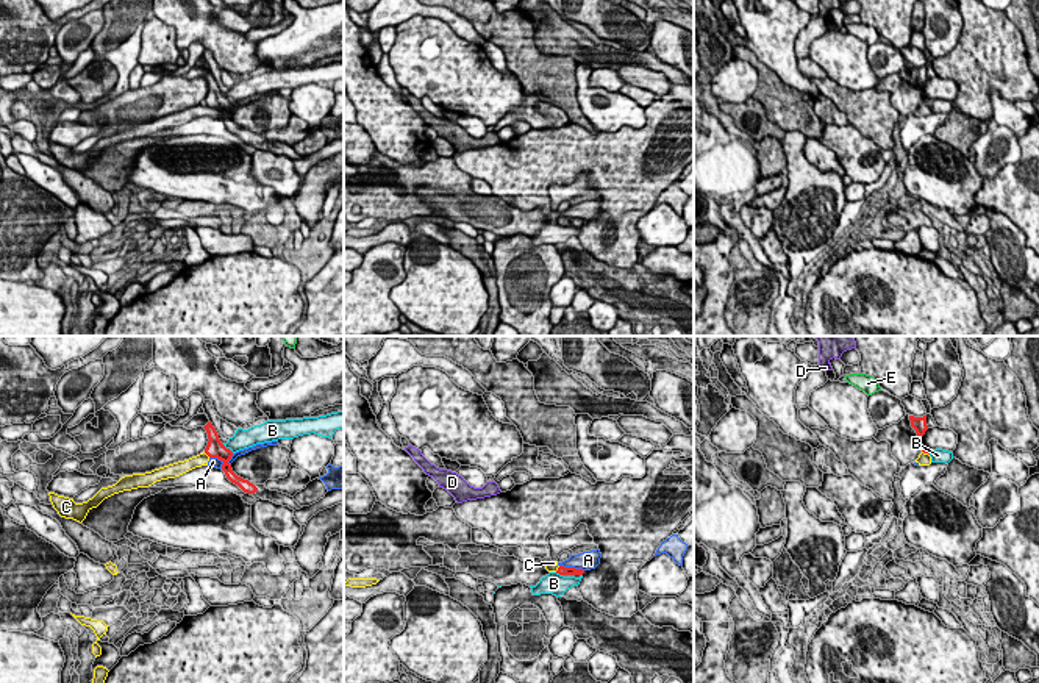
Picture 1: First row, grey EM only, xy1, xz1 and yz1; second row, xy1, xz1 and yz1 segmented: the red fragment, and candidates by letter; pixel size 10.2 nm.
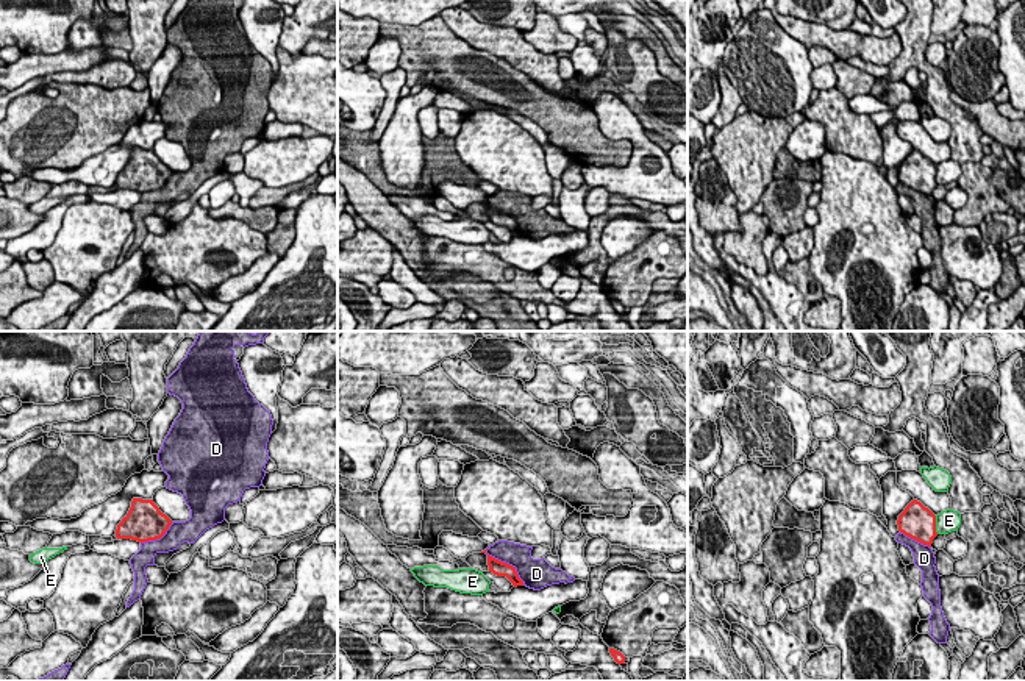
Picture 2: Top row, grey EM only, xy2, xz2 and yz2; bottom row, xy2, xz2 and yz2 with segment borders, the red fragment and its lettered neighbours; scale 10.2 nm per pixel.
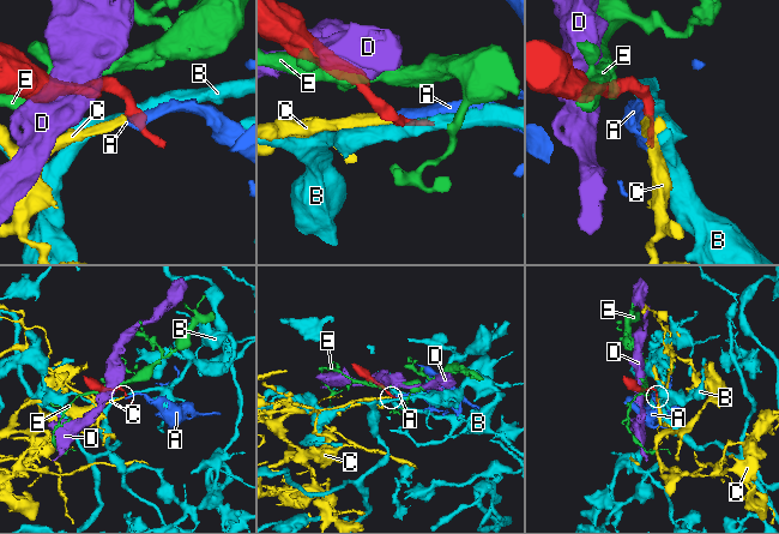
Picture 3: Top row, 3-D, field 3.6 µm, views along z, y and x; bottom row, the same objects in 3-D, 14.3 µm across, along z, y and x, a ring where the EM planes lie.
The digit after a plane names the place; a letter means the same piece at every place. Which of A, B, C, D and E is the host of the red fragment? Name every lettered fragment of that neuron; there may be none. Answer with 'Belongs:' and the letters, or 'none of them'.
Belongs: none of them

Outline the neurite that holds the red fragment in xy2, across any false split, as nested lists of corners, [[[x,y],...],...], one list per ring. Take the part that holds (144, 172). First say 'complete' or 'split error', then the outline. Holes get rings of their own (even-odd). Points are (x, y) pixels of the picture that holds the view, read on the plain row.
complete; [[[133,148],[128,164],[117,175],[117,189],[148,192],[161,189],[172,170],[159,161],[153,150]]]

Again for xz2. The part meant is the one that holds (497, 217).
complete; [[[488,205],[488,216],[489,216],[489,222],[492,222],[497,226],[506,226],[514,237],[523,236],[523,231],[519,228],[516,217],[502,212],[489,205]]]

